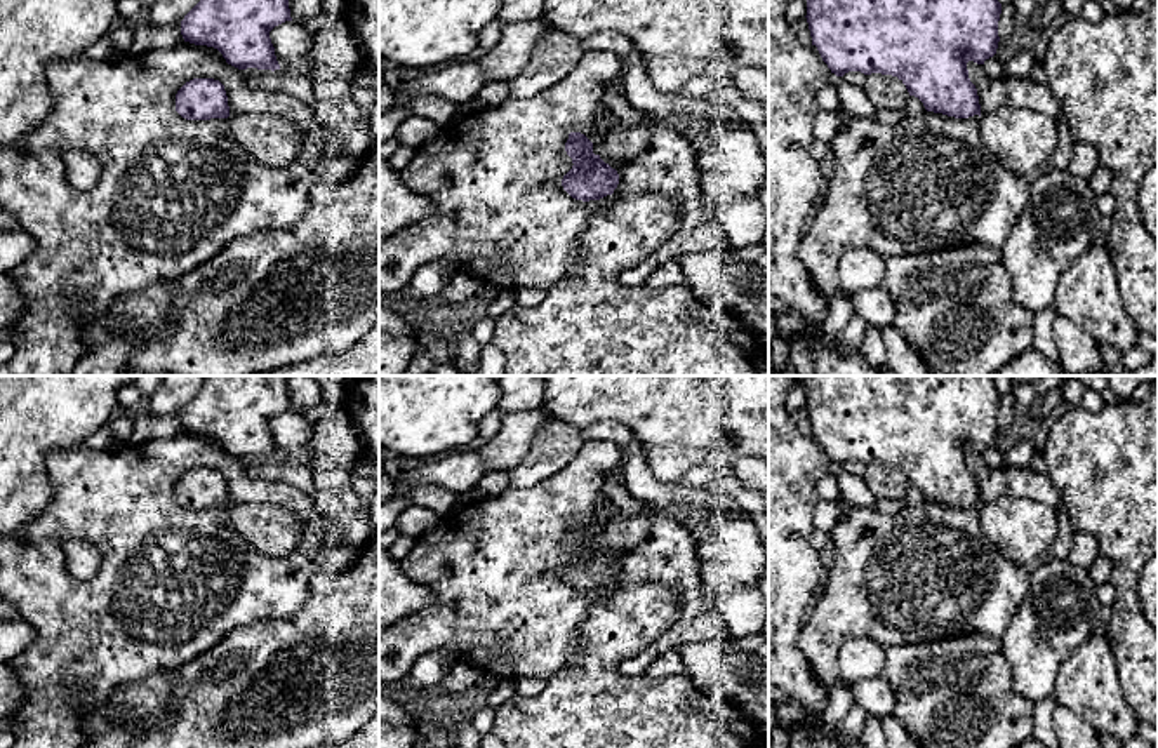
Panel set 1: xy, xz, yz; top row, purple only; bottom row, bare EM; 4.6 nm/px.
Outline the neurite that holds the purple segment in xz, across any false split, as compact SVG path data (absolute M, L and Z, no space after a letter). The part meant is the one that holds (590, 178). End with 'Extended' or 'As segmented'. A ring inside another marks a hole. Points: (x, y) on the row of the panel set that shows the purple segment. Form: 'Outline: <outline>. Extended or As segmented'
Outline: M570 132L565 151L574 165L563 176L562 186L572 198L589 202L614 193L619 174L593 153L593 143L584 134Z. As segmented

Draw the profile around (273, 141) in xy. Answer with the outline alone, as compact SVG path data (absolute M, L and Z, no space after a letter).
M268 113L226 118L230 137L264 165L287 165L301 150L303 134L292 122Z

